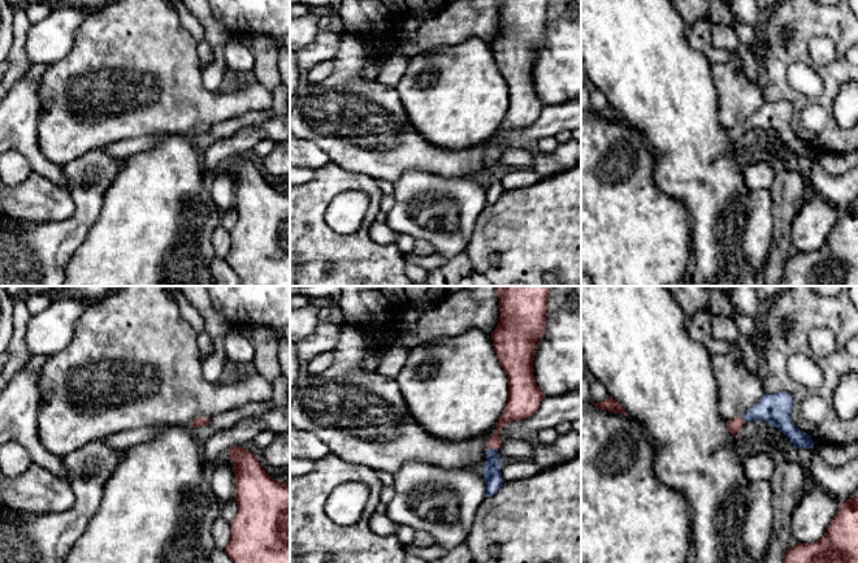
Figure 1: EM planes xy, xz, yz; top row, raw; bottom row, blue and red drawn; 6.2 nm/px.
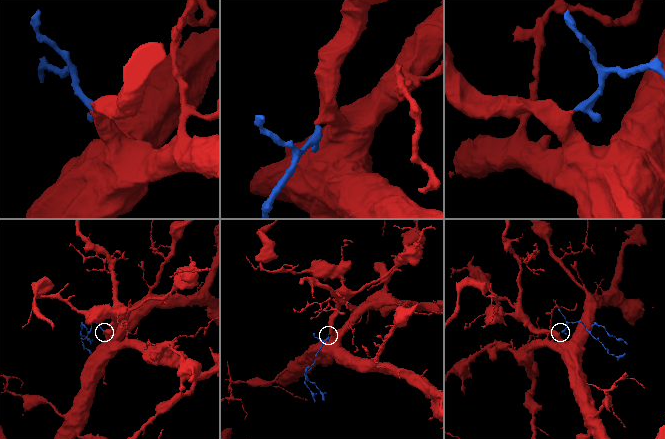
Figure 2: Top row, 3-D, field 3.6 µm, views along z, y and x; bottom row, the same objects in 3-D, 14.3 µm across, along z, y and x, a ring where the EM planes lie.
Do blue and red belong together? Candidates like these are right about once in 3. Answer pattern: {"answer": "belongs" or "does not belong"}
{"answer": "belongs"}

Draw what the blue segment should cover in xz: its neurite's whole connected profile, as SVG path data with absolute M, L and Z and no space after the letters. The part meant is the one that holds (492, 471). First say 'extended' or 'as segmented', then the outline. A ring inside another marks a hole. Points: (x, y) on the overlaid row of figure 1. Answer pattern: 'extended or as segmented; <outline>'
extended; M498 286L500 319L491 333L495 354L508 378L508 400L497 423L497 430L486 442L486 463L482 467L485 477L486 497L494 495L504 482L502 477L502 459L498 449L502 446L499 433L502 428L515 420L524 420L533 416L543 399L533 374L533 360L546 329L547 299L552 286Z

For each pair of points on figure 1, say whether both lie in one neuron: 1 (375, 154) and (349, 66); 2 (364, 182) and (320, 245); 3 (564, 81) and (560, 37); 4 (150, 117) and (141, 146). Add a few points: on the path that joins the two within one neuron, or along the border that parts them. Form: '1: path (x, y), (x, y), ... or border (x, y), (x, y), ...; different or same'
1: path (367, 131), (349, 113), (349, 89); same
2: path (342, 182), (338, 182), (317, 203), (317, 222); same
3: path (564, 70), (567, 68), (567, 47); same
4: border (155, 134), (134, 135), (115, 142); different

